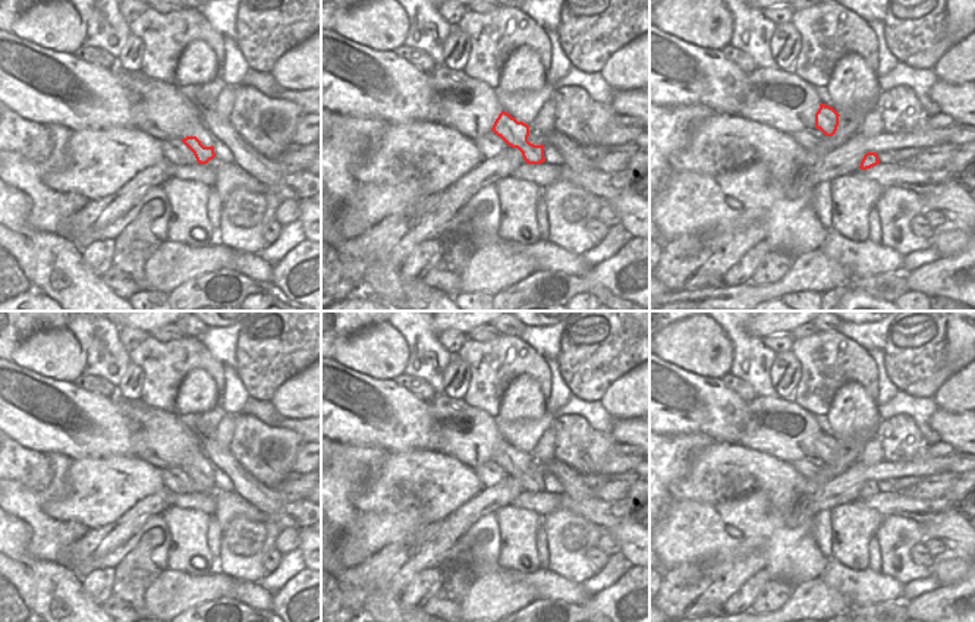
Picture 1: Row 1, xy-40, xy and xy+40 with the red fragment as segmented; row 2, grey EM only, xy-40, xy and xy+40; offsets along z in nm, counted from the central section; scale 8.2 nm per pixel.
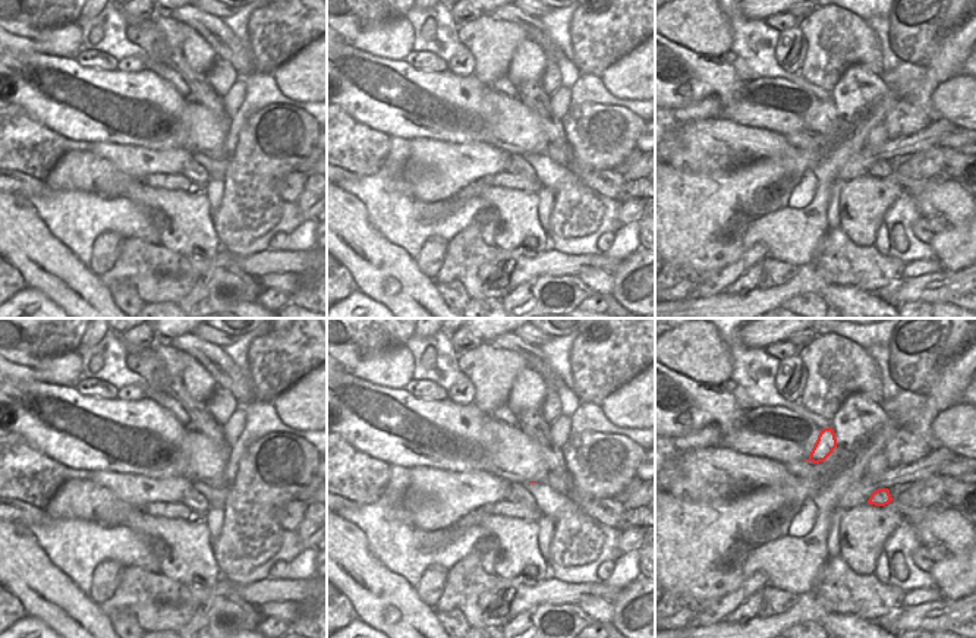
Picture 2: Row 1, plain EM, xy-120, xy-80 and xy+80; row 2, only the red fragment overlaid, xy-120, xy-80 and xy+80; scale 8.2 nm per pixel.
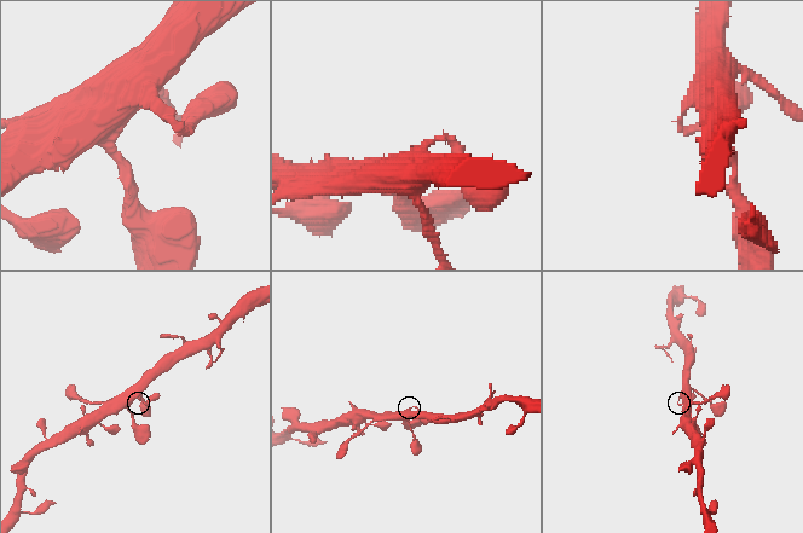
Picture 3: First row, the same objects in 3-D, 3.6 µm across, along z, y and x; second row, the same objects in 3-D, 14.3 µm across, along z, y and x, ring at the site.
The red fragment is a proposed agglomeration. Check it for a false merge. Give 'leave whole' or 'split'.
leave whole

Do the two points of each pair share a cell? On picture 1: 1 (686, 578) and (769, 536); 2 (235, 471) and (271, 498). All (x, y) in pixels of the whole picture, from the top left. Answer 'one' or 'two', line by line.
1: two
2: one

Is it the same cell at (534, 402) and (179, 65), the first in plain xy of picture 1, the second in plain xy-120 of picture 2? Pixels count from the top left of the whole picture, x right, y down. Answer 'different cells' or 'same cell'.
different cells

